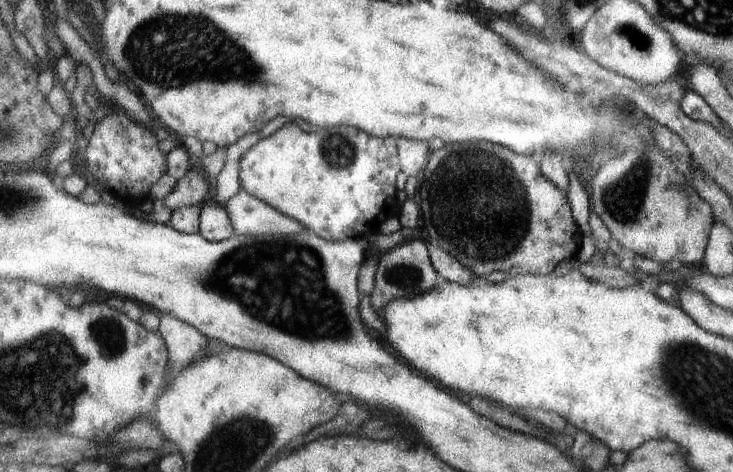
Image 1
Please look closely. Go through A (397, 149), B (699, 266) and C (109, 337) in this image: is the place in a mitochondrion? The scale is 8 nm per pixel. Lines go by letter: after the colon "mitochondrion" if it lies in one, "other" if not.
A: other
B: other
C: mitochondrion

